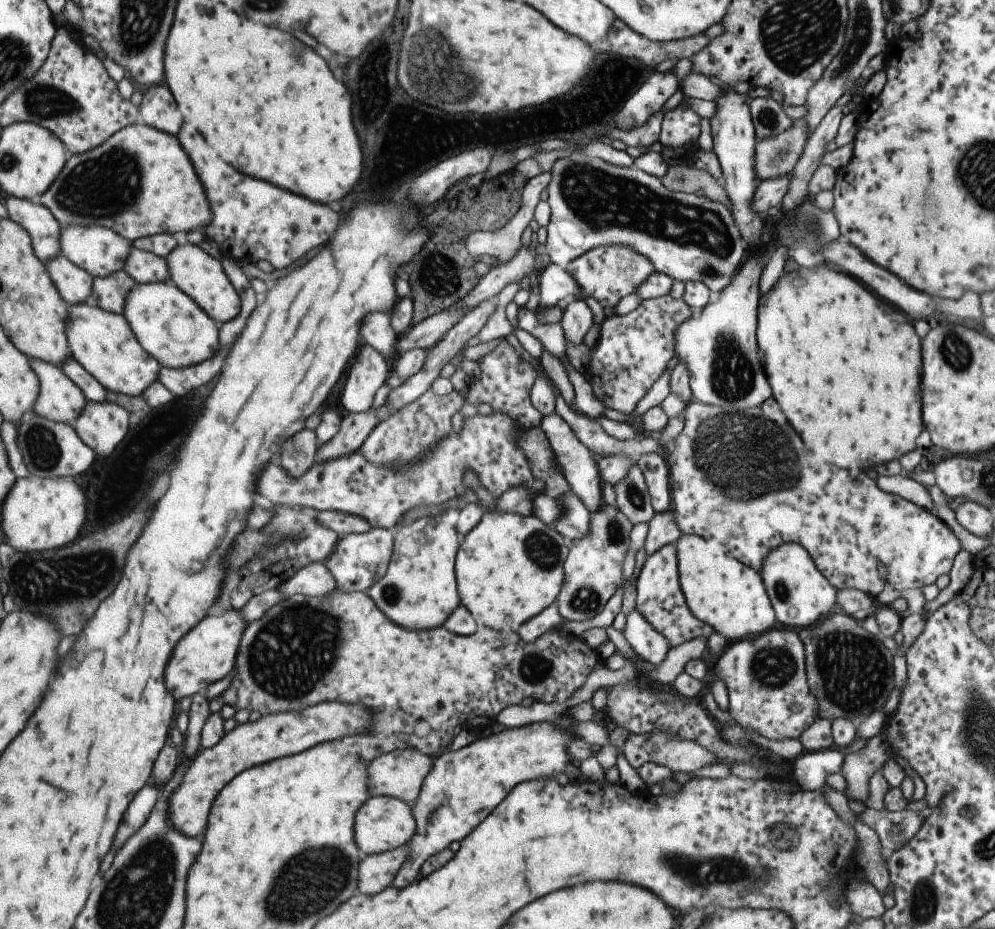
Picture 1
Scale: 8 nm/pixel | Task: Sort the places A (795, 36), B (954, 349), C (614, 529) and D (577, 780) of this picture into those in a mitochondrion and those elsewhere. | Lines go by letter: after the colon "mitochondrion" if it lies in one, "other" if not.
A: mitochondrion
B: mitochondrion
C: mitochondrion
D: other

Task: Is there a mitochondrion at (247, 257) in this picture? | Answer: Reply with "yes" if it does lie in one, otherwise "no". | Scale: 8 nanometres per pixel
no

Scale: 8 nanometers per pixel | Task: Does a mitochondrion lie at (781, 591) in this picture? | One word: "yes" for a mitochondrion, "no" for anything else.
yes

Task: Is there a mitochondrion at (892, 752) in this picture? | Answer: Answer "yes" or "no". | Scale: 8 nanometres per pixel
no

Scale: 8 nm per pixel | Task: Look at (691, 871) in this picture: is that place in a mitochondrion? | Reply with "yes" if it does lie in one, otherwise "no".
yes

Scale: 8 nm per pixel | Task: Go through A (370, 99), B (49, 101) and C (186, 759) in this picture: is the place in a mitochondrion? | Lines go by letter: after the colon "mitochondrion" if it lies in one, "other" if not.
A: mitochondrion
B: mitochondrion
C: other

